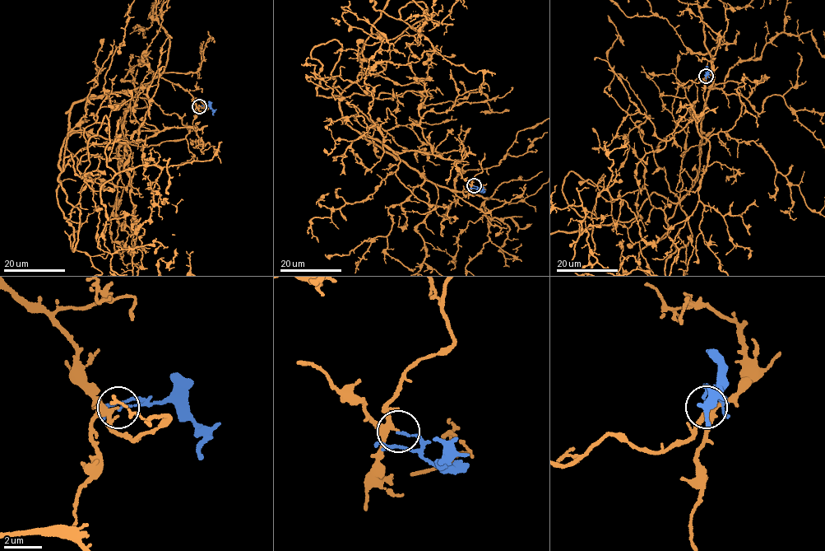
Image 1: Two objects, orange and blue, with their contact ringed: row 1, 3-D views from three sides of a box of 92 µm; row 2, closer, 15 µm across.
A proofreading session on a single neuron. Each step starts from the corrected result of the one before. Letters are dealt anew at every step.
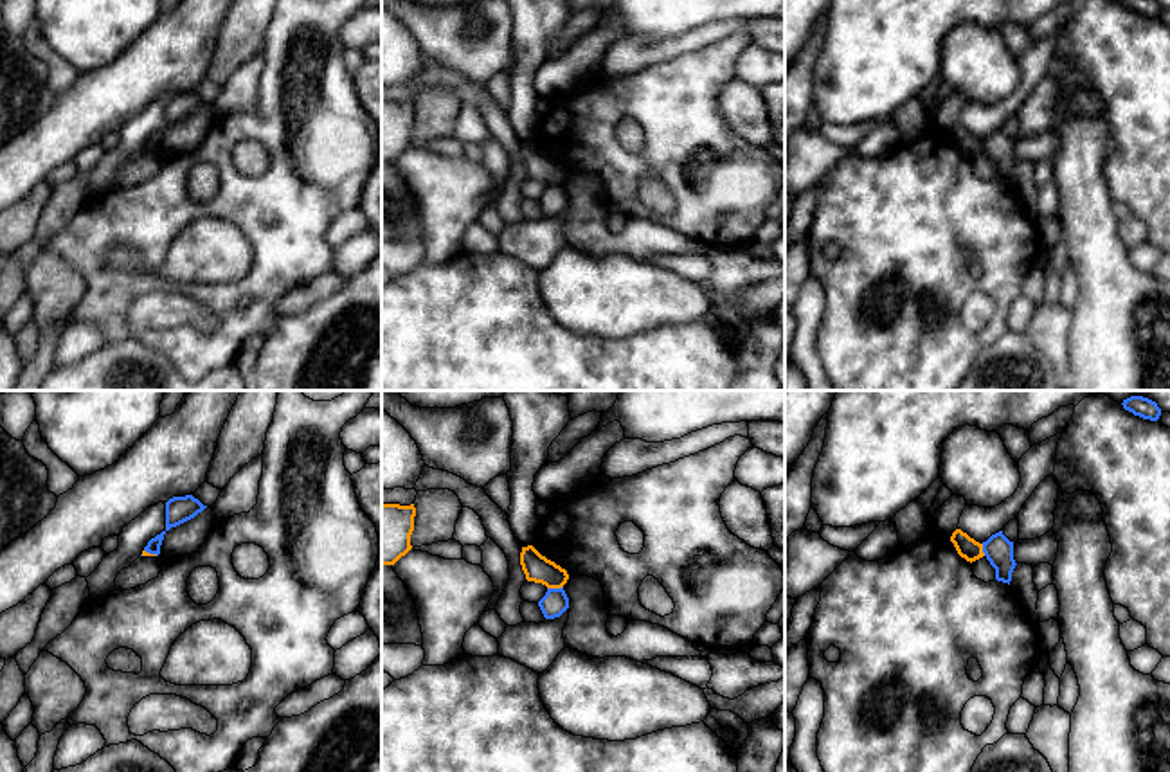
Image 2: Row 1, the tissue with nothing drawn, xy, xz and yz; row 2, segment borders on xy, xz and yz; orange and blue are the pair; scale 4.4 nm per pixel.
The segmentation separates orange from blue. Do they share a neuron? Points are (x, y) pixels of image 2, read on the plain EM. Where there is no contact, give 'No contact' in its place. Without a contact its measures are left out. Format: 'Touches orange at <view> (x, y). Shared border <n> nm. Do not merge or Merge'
Touches orange at xz (555, 184). Shared border 70 nm. Do not merge

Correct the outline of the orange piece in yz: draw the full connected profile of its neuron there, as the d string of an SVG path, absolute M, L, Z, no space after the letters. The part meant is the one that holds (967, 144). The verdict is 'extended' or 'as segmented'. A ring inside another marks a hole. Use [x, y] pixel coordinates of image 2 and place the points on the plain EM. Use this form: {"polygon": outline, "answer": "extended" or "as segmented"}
{"polygon": "M961 126L952 130L950 139L954 140L958 151L970 160L985 153L983 140L976 139Z", "answer": "as segmented"}

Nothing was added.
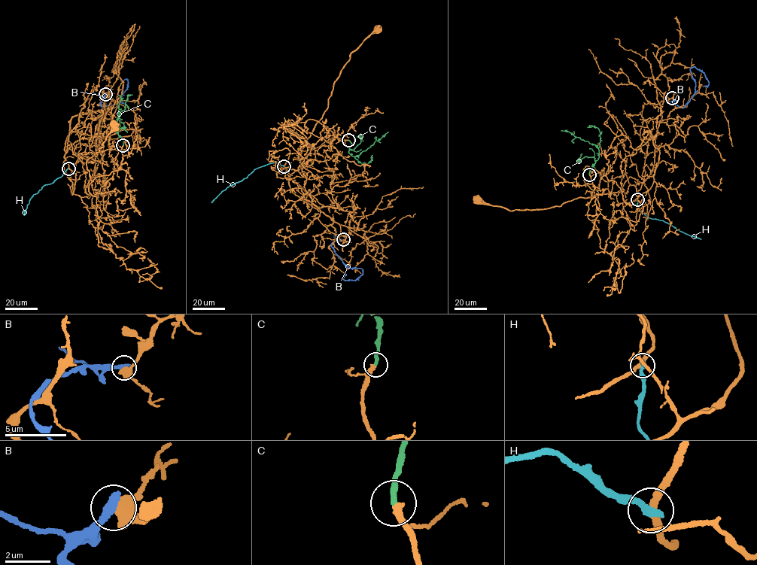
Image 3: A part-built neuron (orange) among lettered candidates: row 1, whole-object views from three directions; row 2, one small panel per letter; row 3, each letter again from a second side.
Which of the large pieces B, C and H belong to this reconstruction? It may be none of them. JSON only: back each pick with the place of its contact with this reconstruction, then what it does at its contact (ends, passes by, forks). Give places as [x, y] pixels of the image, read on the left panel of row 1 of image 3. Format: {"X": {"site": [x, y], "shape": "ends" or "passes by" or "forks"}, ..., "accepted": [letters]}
{"C": {"site": [123, 145], "shape": "ends"}, "accepted": ["C"]}

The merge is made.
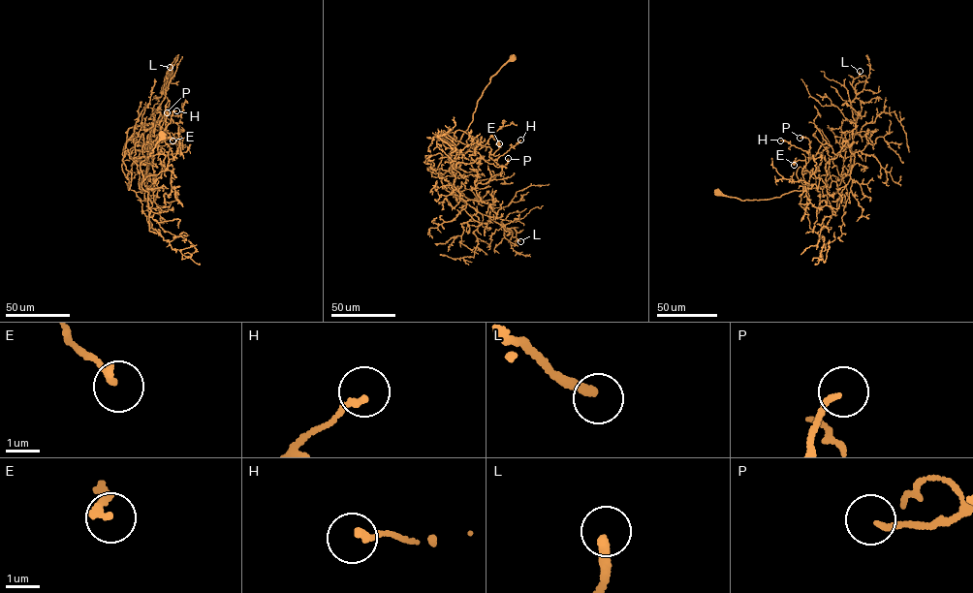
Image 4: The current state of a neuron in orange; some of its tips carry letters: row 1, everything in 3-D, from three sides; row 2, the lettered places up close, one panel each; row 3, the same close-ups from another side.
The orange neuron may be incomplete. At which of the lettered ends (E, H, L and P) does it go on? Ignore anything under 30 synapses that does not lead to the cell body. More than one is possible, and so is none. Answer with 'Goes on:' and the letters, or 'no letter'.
Goes on: L

